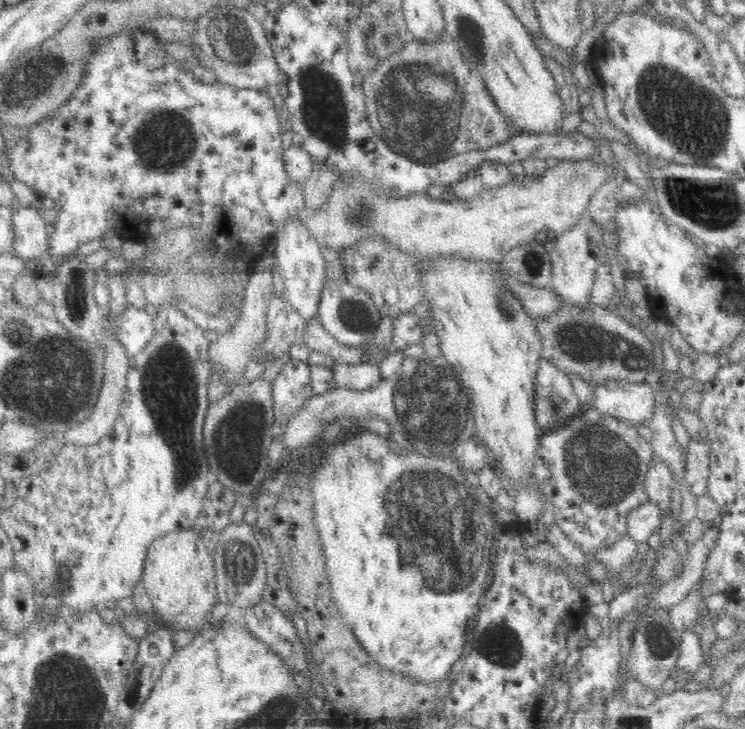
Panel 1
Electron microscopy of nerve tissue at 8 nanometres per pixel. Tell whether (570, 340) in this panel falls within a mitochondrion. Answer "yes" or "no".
yes

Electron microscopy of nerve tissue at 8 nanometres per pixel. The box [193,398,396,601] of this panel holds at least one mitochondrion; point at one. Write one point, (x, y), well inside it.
(239, 566)

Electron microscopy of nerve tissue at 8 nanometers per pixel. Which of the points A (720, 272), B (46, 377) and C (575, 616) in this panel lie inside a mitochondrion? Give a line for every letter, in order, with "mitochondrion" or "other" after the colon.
A: other
B: mitochondrion
C: other

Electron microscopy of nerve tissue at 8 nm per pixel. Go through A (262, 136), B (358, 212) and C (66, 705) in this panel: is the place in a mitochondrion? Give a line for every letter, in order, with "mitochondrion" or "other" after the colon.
A: other
B: mitochondrion
C: mitochondrion

